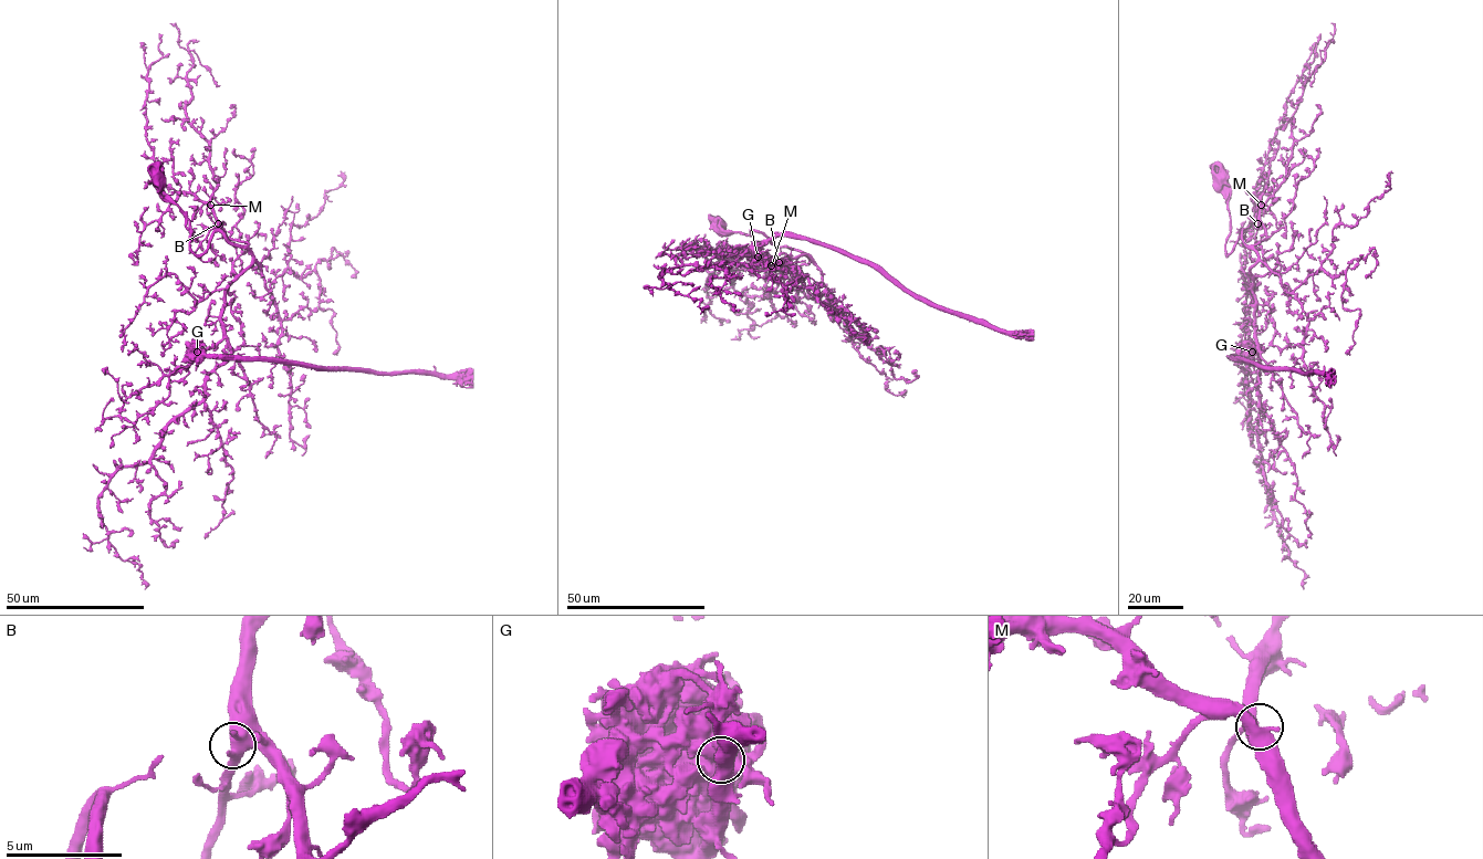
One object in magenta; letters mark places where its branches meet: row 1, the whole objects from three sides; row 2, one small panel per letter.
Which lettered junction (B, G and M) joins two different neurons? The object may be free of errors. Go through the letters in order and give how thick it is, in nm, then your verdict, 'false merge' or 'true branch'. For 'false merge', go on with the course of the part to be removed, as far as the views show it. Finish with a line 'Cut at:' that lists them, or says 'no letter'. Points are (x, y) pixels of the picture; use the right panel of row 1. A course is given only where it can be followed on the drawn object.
B: 480 nm thick; true branch
G: 850 nm thick; false merge; foreign part runs (1252, 352), (1231, 356), (1259, 366), (1320, 373), (1335, 383)
M: 500 nm thick; true branch
Cut at: G

